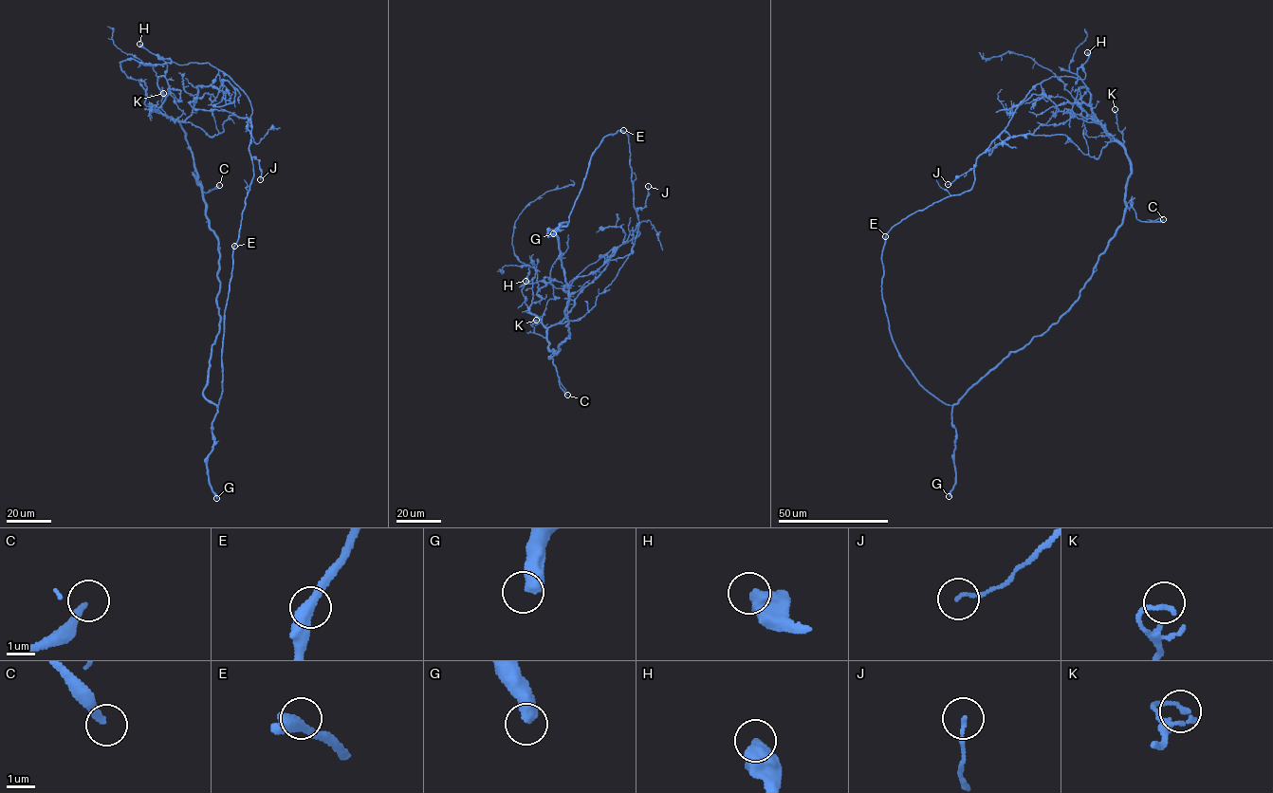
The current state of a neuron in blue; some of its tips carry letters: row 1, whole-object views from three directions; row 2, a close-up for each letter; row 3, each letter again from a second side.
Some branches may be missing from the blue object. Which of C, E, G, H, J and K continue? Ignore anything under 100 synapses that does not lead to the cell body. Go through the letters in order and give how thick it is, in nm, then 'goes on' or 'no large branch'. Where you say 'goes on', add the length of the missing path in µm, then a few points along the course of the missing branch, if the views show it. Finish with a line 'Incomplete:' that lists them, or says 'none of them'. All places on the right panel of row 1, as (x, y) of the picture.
C: 240 nm | goes on | 15 µm | (1163, 219), (1176, 209)
E: 400 nm | no large branch
G: 550 nm | goes on | 90 µm
H: 500 nm | no large branch
J: 110 nm | no large branch
K: 180 nm | no large branch
Incomplete: C, G

